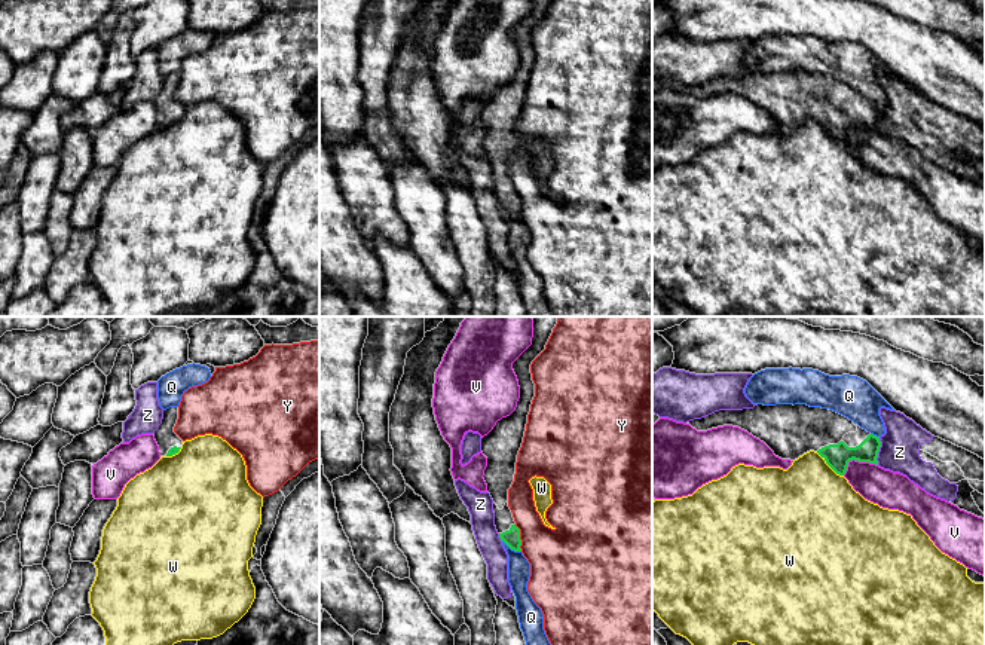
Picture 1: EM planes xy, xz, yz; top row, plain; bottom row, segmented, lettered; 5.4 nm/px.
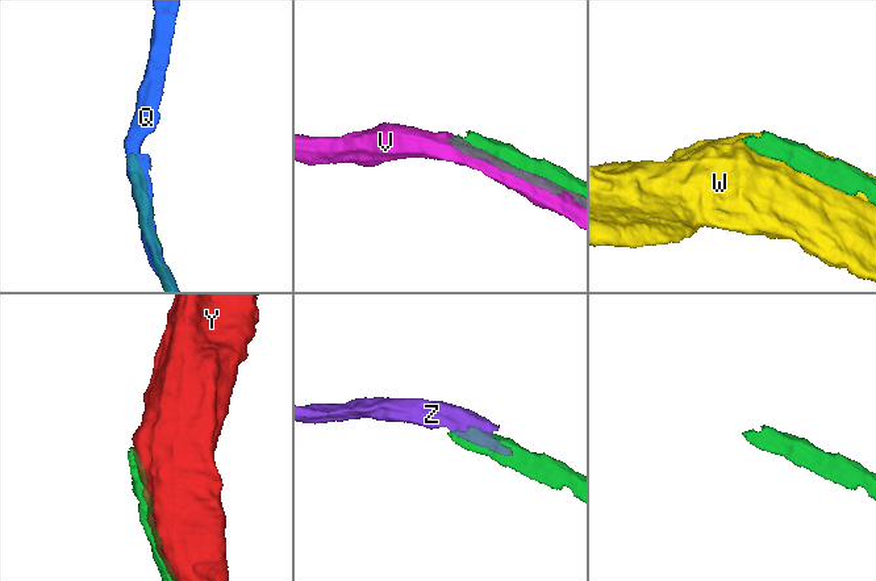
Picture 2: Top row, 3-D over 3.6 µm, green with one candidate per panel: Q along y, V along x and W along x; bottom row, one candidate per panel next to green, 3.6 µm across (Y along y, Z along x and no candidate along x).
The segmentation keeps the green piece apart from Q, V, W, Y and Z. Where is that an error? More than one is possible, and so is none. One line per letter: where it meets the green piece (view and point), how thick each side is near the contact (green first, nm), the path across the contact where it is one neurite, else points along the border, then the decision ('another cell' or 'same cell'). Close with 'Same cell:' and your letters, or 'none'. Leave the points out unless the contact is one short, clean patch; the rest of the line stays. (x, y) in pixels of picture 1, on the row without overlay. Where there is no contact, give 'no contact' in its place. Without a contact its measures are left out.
Q: contact xz (511, 216); calibres 90 and 130 nm; another cell
V: contact yz (856, 127); calibres 140 and 200 nm; another cell
W: contact yz (829, 133); calibres 140 and 460 nm; another cell
Y: contact xz (519, 205); calibres 90 and 320 nm; another cell
Z: contact yz (878, 118); calibres 140 and 220 nm; another cell
Same cell: none

